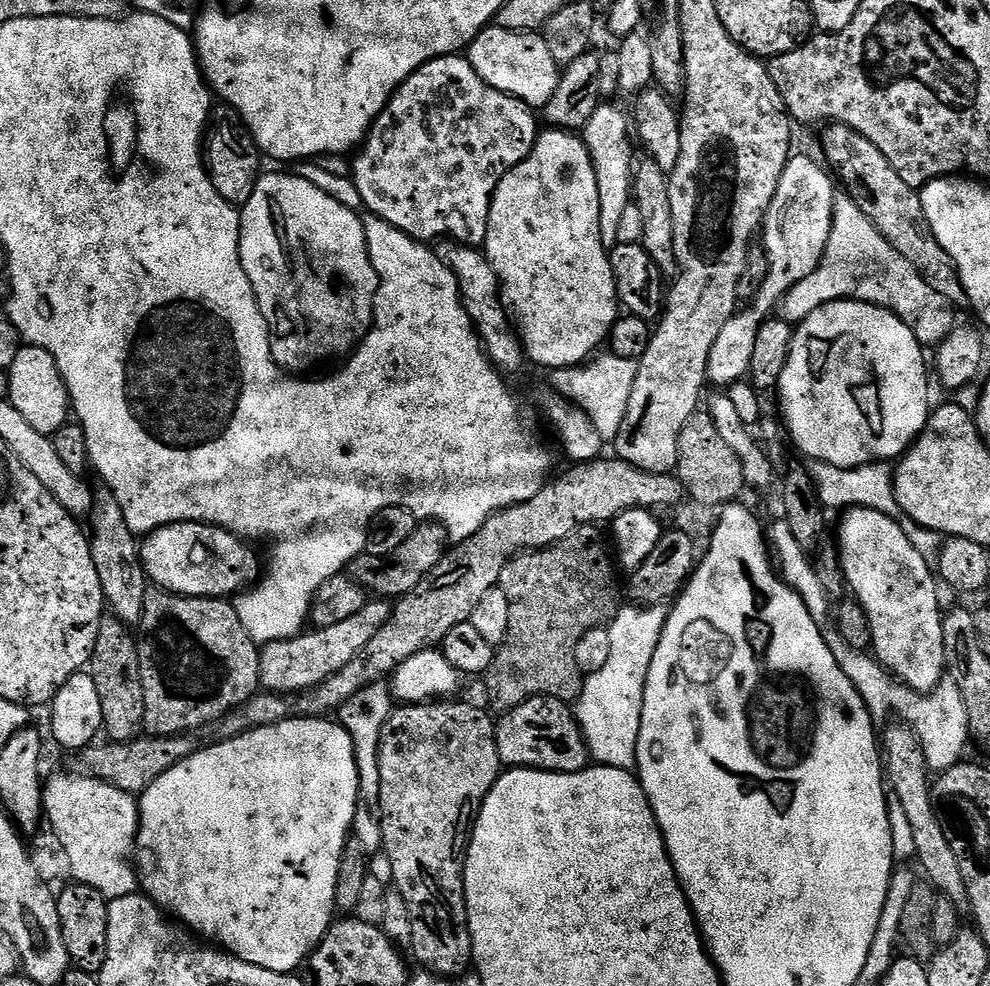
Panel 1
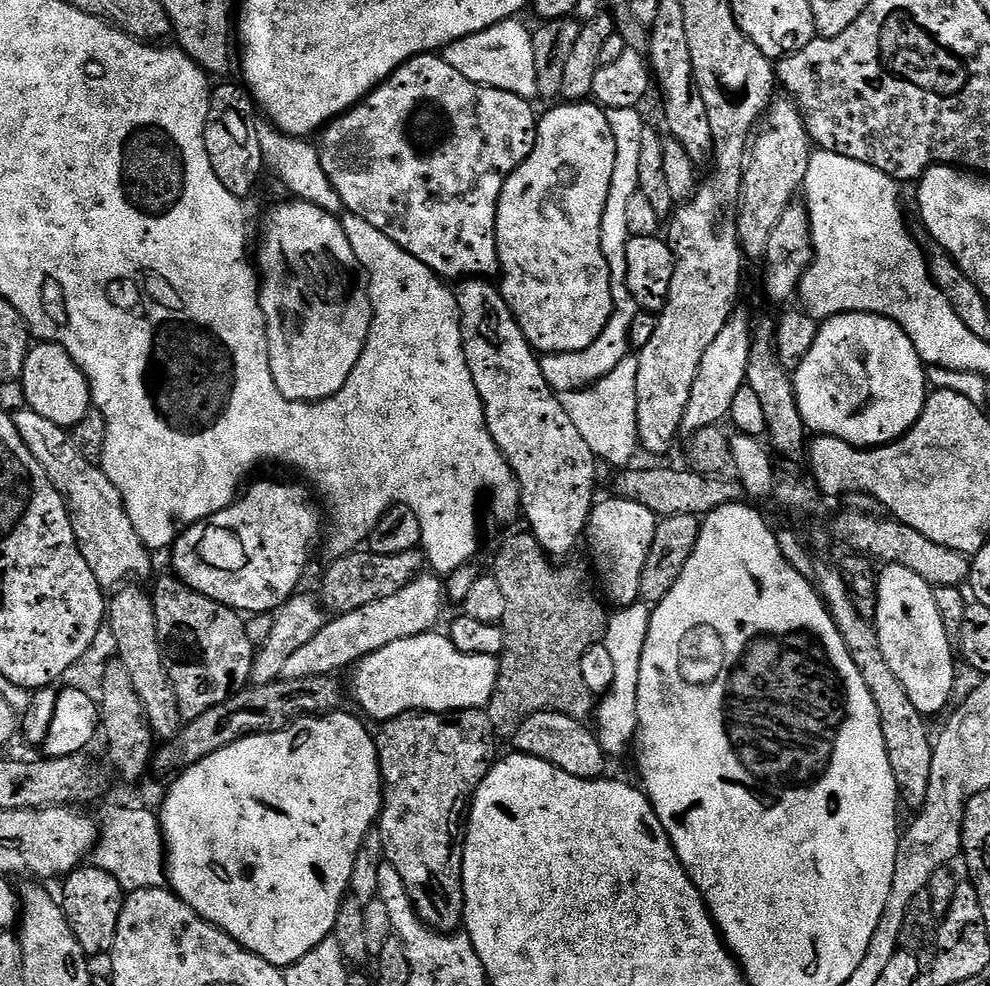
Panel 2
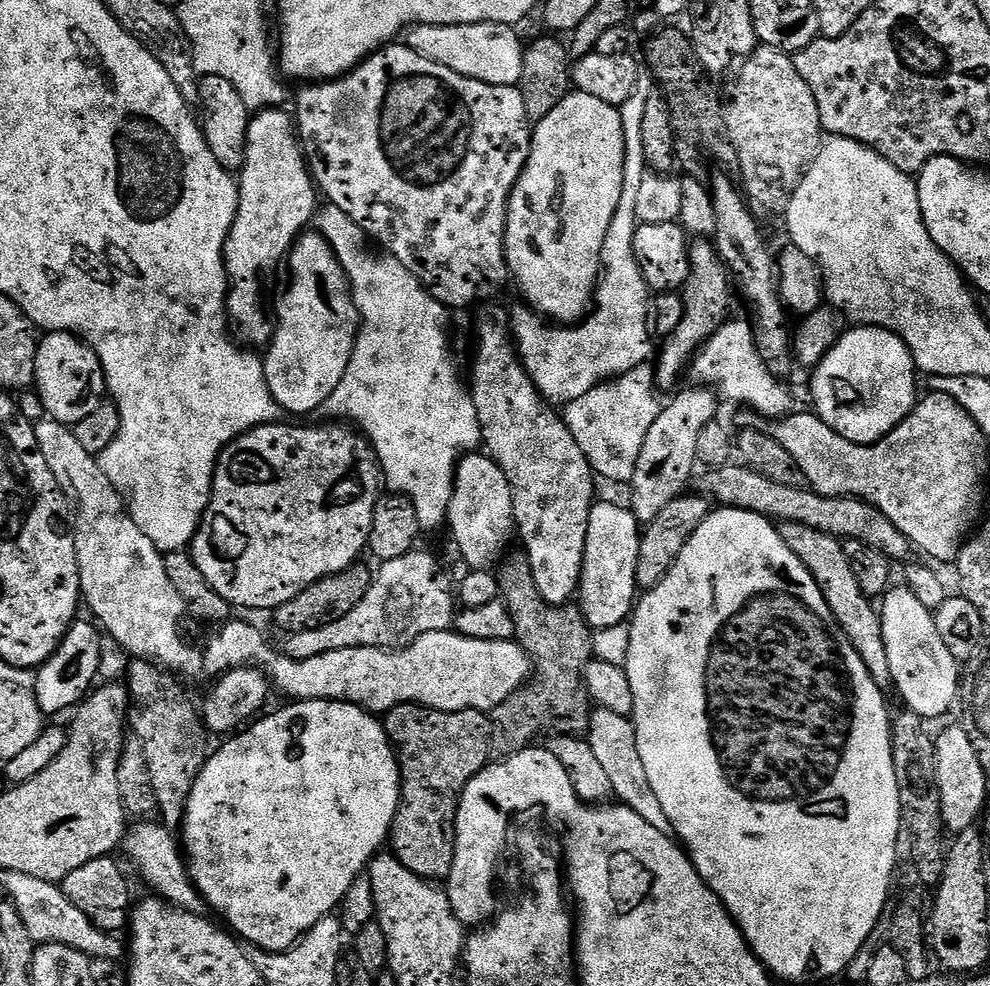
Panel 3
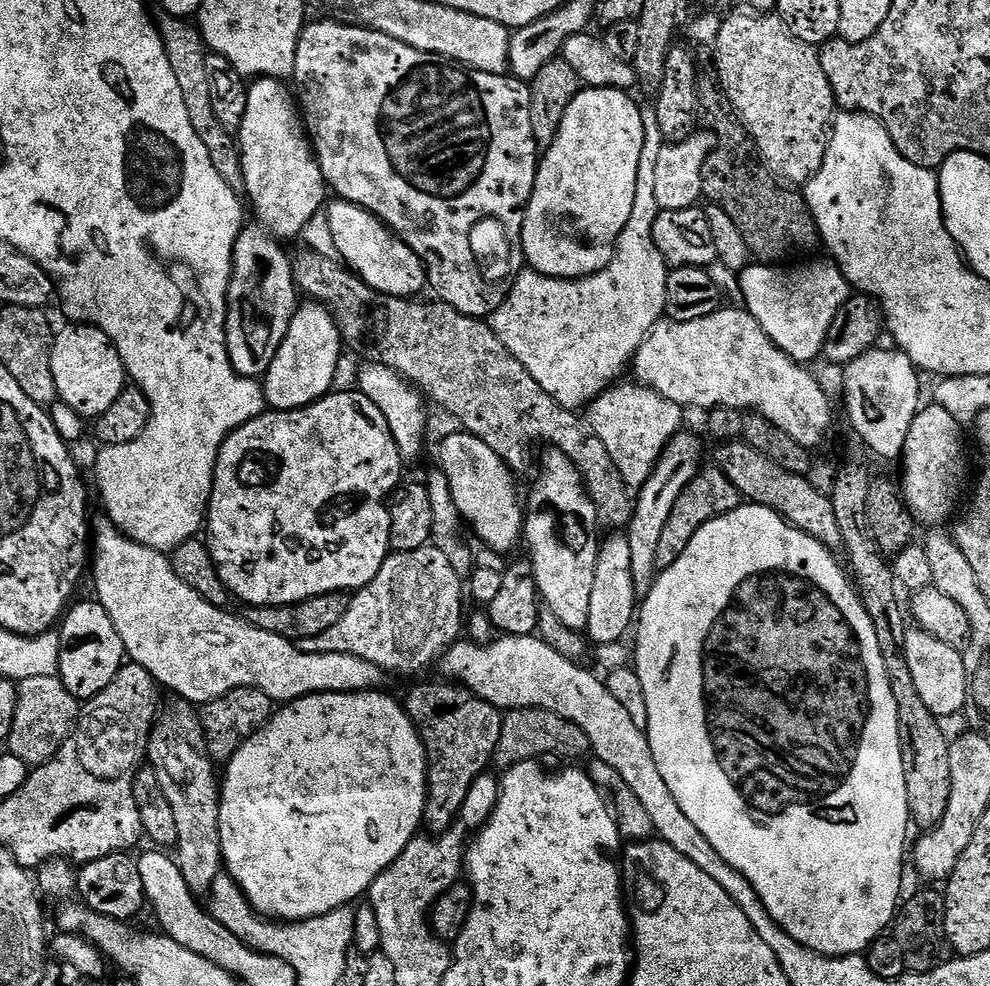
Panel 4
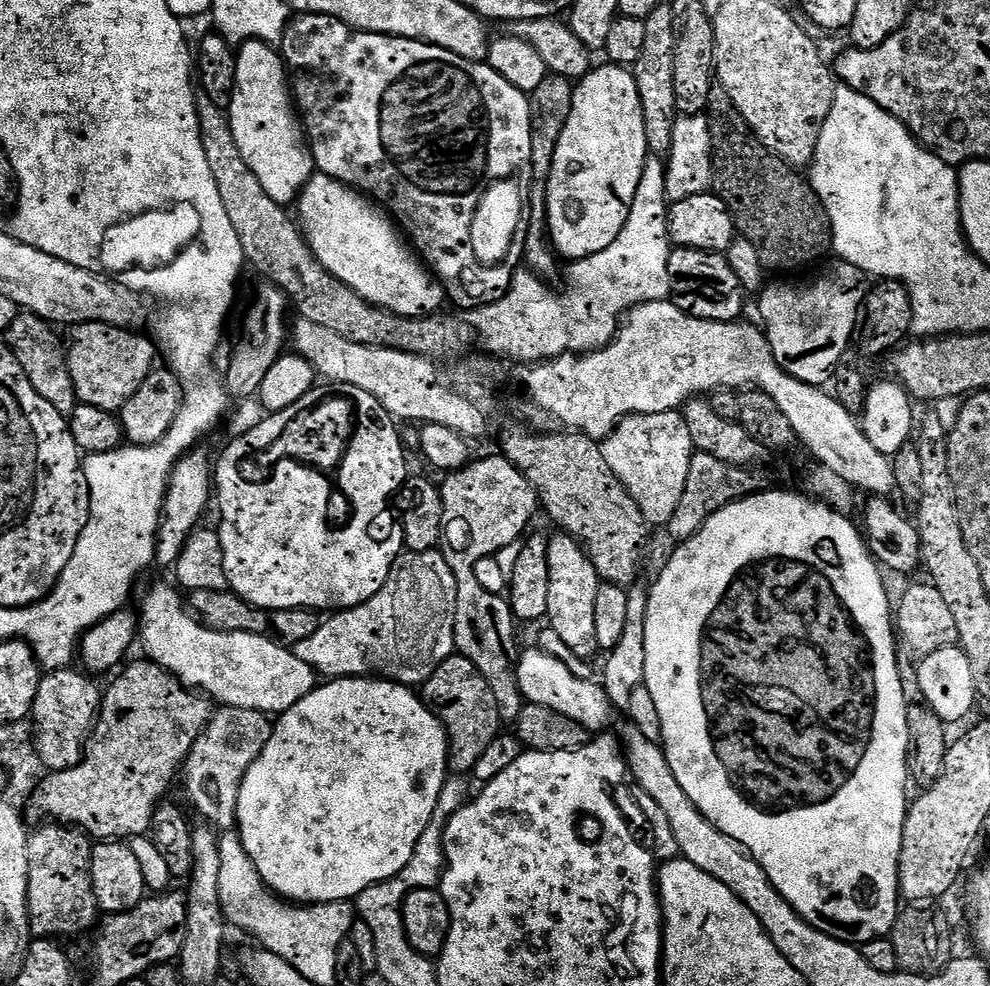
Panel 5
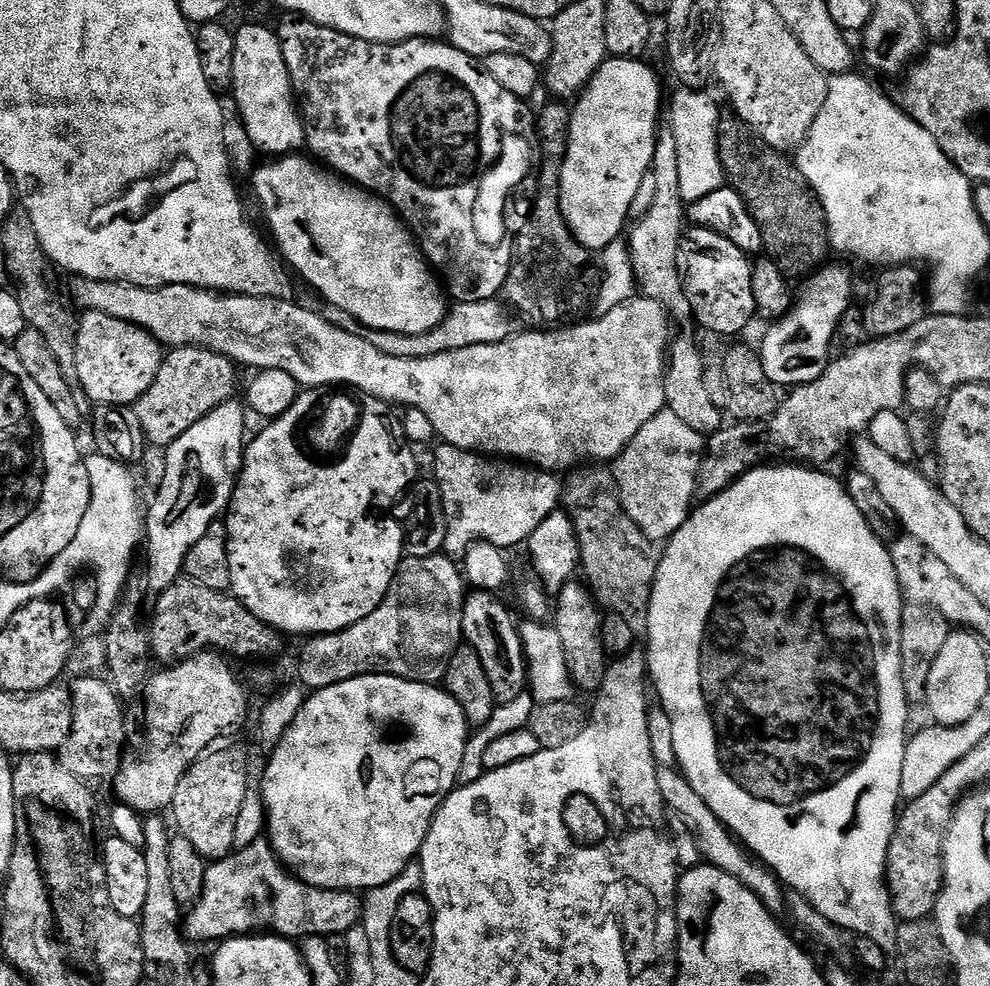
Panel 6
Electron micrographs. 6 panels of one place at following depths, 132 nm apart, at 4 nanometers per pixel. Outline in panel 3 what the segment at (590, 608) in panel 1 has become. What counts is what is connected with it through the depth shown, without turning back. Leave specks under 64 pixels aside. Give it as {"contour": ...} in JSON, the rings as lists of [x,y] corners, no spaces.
{"contour":[[[509,555],[499,565],[498,579],[503,599],[516,622],[515,639],[534,662],[536,680],[515,692],[506,702],[492,709],[492,739],[501,753],[531,748],[543,732],[561,736],[580,736],[592,727],[594,705],[582,687],[584,672],[594,656],[594,632],[576,606],[548,604],[538,594],[527,555]]]}

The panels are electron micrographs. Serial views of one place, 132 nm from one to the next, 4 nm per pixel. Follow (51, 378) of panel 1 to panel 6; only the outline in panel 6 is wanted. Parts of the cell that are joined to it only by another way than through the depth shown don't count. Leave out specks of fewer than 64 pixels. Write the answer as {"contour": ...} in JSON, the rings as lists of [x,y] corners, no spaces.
{"contour":[[[84,312],[79,317],[80,329],[76,343],[76,379],[93,405],[114,404],[132,406],[158,378],[165,353],[149,332],[110,318],[110,314]]]}

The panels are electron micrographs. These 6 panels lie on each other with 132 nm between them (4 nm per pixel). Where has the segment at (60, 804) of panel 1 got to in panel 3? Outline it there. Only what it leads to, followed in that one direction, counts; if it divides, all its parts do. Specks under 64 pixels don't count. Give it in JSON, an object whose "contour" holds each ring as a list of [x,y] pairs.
{"contour":[[[139,821],[127,831],[122,842],[123,851],[127,851],[138,868],[143,880],[161,899],[178,908],[196,915],[203,915],[206,910],[203,897],[192,884],[179,841],[171,832],[155,821]]]}

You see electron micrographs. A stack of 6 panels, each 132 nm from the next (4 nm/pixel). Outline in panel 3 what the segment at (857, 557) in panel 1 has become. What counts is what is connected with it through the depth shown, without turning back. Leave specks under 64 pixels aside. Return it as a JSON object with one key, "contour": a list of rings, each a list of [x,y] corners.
{"contour":[[[901,590],[897,596],[888,594],[883,597],[882,638],[886,638],[886,658],[890,658],[890,674],[895,691],[900,691],[900,696],[905,700],[907,711],[916,712],[922,718],[928,716],[944,716],[952,708],[956,695],[960,692],[960,668],[961,665],[946,650],[946,642],[942,642],[942,634],[938,634],[935,615],[912,592]]]}

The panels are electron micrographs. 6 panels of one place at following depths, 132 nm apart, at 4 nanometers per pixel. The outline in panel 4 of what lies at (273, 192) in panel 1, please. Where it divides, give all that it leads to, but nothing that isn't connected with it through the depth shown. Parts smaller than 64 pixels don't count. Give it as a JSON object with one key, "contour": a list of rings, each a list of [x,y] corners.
{"contour":[[[308,302],[297,307],[292,313],[292,321],[288,323],[288,333],[283,342],[278,346],[274,362],[270,362],[267,372],[262,377],[262,387],[264,398],[269,409],[277,412],[291,412],[298,408],[305,408],[308,404],[313,404],[315,400],[320,400],[329,392],[333,391],[336,380],[336,371],[340,368],[340,327],[336,324],[335,315],[323,304]]]}

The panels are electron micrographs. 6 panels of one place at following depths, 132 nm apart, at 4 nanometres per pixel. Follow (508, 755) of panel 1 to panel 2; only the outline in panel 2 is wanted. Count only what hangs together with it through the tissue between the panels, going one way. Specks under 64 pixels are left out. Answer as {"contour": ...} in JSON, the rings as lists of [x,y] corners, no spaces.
{"contour":[[[561,712],[530,714],[530,718],[526,718],[522,726],[518,726],[514,743],[516,743],[515,751],[519,755],[545,760],[566,774],[583,780],[603,777],[604,767],[610,764],[609,757],[605,756],[600,738],[595,731],[587,723],[570,718]]]}

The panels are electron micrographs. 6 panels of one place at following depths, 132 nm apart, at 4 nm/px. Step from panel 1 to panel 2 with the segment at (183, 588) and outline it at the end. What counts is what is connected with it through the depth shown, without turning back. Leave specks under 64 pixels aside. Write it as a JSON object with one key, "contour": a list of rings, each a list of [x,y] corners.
{"contour":[[[260,480],[226,510],[191,524],[181,532],[170,549],[171,571],[194,591],[206,598],[214,598],[214,602],[222,602],[241,614],[271,614],[281,608],[301,587],[300,579],[308,568],[312,547],[320,536],[321,505],[316,505],[312,501],[313,493],[303,483],[300,484]]]}

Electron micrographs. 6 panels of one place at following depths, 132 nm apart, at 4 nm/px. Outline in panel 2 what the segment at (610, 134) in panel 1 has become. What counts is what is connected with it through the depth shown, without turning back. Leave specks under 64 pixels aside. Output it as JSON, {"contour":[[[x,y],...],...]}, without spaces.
{"contour":[[[610,108],[606,110],[607,122],[613,131],[615,142],[614,173],[611,179],[610,194],[607,195],[606,207],[602,214],[602,254],[606,257],[611,272],[611,300],[612,312],[606,329],[586,348],[580,352],[547,353],[540,359],[542,372],[547,384],[553,391],[576,392],[601,380],[625,356],[629,355],[631,344],[629,342],[630,325],[637,317],[639,308],[634,296],[629,292],[626,278],[626,246],[630,238],[627,225],[627,203],[639,191],[639,151],[642,147],[642,130],[646,127],[642,112],[637,108]]]}

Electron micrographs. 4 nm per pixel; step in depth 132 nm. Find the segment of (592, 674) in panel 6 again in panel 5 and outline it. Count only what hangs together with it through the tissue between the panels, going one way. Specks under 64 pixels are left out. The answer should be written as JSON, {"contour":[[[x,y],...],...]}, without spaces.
{"contour":[[[556,534],[548,541],[548,577],[550,578],[550,602],[547,619],[550,626],[562,638],[566,646],[578,658],[591,661],[599,649],[598,637],[594,628],[594,608],[599,588],[600,575],[594,570],[590,558],[573,536]]]}

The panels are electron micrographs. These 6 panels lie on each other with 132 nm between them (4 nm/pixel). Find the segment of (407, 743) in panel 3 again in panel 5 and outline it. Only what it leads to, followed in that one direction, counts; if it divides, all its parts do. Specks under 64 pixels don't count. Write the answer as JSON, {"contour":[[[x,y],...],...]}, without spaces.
{"contour":[[[454,654],[430,674],[422,686],[422,699],[428,708],[444,724],[448,735],[448,766],[453,773],[468,774],[468,771],[487,754],[500,732],[502,721],[498,714],[498,702],[494,690],[482,678],[478,666],[464,656]]]}

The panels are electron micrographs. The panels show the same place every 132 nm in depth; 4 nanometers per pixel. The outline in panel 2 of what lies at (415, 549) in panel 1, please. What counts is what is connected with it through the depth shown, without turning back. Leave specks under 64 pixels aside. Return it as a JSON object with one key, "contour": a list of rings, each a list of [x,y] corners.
{"contour":[[[353,550],[344,556],[336,556],[333,561],[325,570],[324,581],[318,589],[323,607],[332,614],[353,612],[362,606],[370,606],[370,602],[390,598],[390,594],[398,594],[402,586],[408,586],[426,568],[426,557],[420,550],[406,550],[389,556],[379,556],[371,550]]]}

